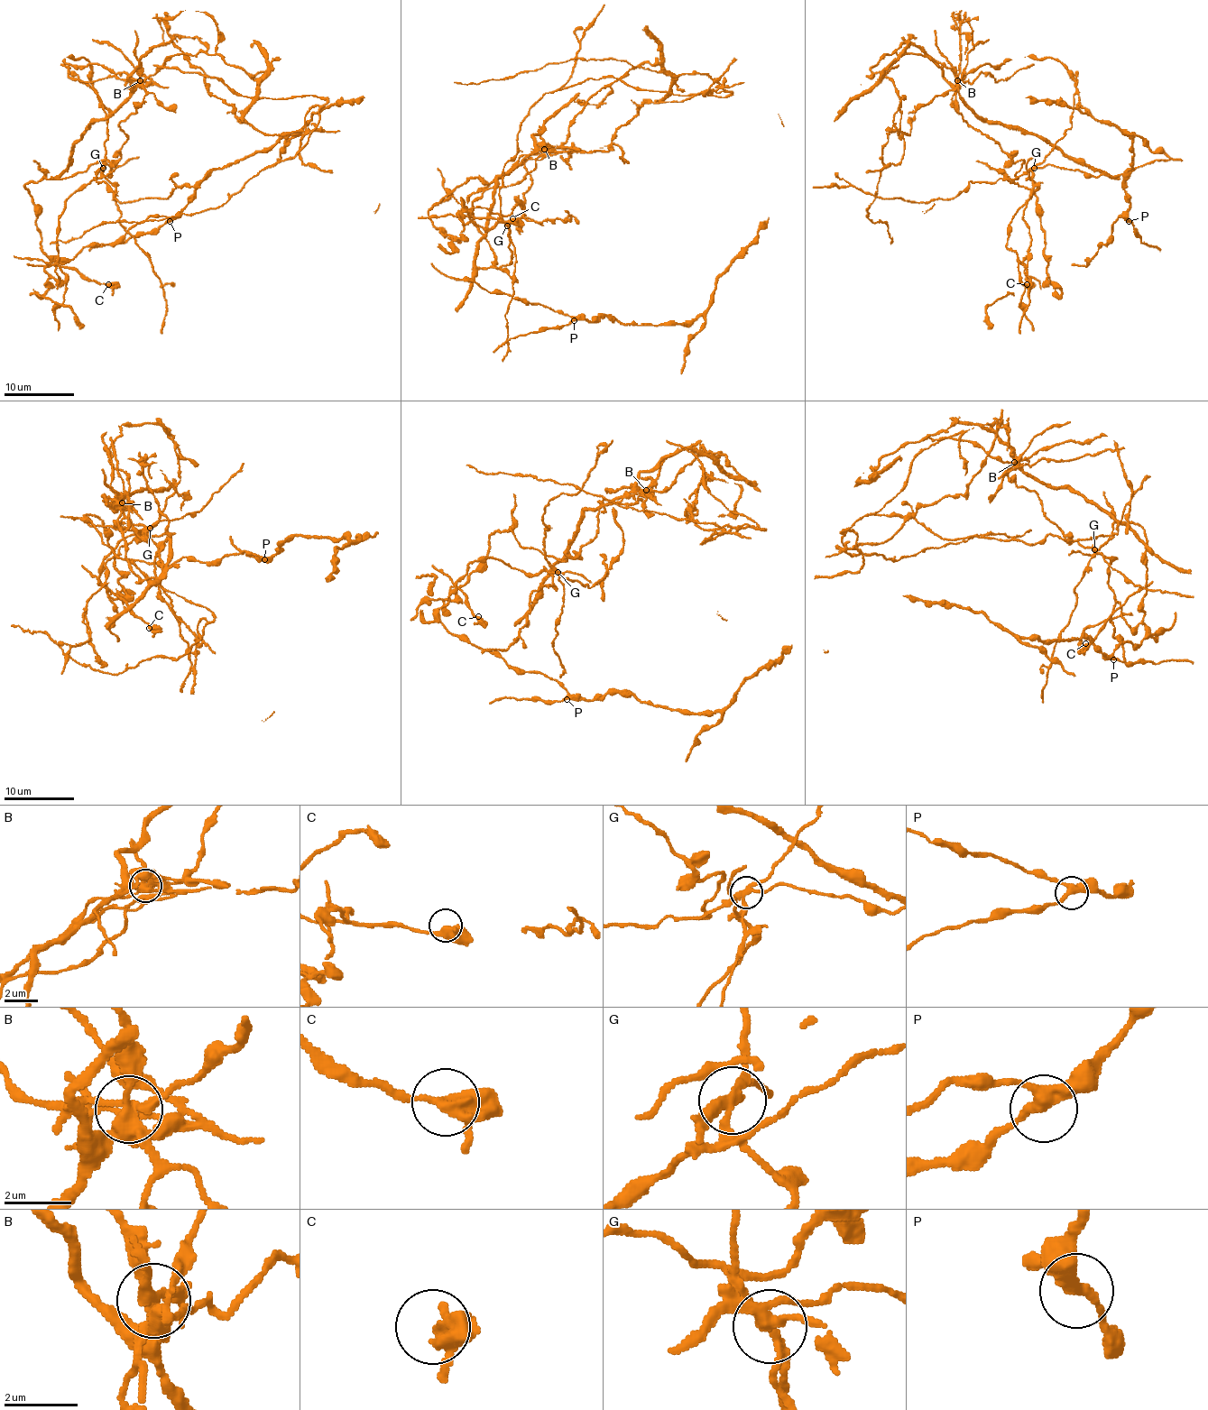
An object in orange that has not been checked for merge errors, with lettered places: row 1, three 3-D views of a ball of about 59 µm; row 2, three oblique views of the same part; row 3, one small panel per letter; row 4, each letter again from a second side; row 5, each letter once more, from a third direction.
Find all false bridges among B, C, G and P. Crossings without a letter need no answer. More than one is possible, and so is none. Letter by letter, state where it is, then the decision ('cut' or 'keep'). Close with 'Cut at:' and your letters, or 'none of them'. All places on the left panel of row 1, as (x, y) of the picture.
B: (140, 80) | cut
C: (108, 284) | keep
G: (103, 168) | cut
P: (170, 221) | keep
Cut at: B, G

